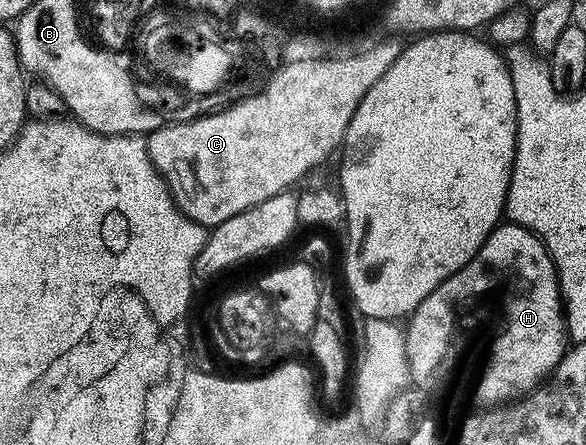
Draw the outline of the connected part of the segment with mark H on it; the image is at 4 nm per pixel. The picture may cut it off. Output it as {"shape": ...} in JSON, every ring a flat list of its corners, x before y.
{"shape":[[511,221,498,224,489,233,477,255,462,270,455,272,447,280,443,280,443,284,439,284,439,288,435,288,435,292,431,292,431,296,427,296,427,300,423,300,423,304,419,304,419,308,413,310,407,319,404,331,409,377,420,389,430,395,442,394,445,398,458,398,461,402,470,402,473,405,470,407,473,408,492,408,512,402,536,390,552,375,567,349,567,327,561,300,561,285,557,282,557,270,553,267,553,261,547,252,547,248,527,228,517,226]]}

